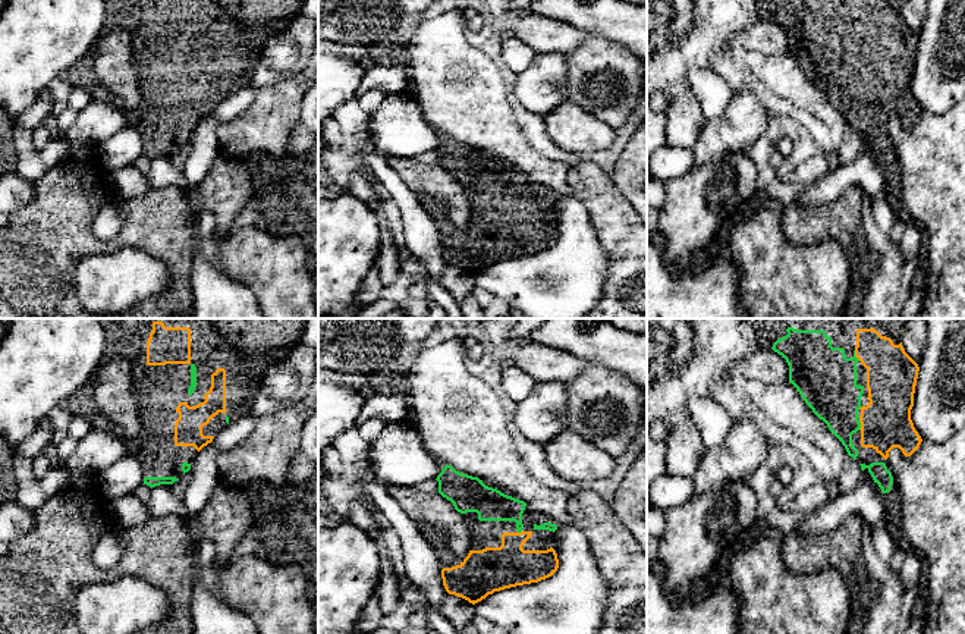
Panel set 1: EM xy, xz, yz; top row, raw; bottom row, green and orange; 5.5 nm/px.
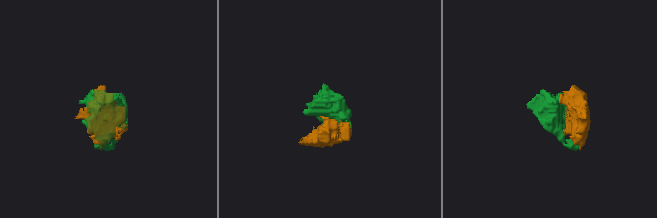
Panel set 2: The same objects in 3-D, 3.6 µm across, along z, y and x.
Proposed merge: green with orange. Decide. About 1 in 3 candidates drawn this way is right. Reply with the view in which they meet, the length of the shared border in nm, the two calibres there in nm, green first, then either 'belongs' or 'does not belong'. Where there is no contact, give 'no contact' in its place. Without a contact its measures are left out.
meets green in yz; contact 70 nm long; 320 nm thick on the green side, 280 nm on the other; belongs

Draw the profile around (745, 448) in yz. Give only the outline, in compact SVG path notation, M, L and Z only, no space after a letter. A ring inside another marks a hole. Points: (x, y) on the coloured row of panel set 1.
M751 418L730 424L727 436L698 465L697 489L704 492L724 481L744 481L768 455L768 440Z

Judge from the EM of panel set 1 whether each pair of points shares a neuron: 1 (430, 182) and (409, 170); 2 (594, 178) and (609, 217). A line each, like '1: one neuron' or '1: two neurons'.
1: one neuron
2: one neuron

